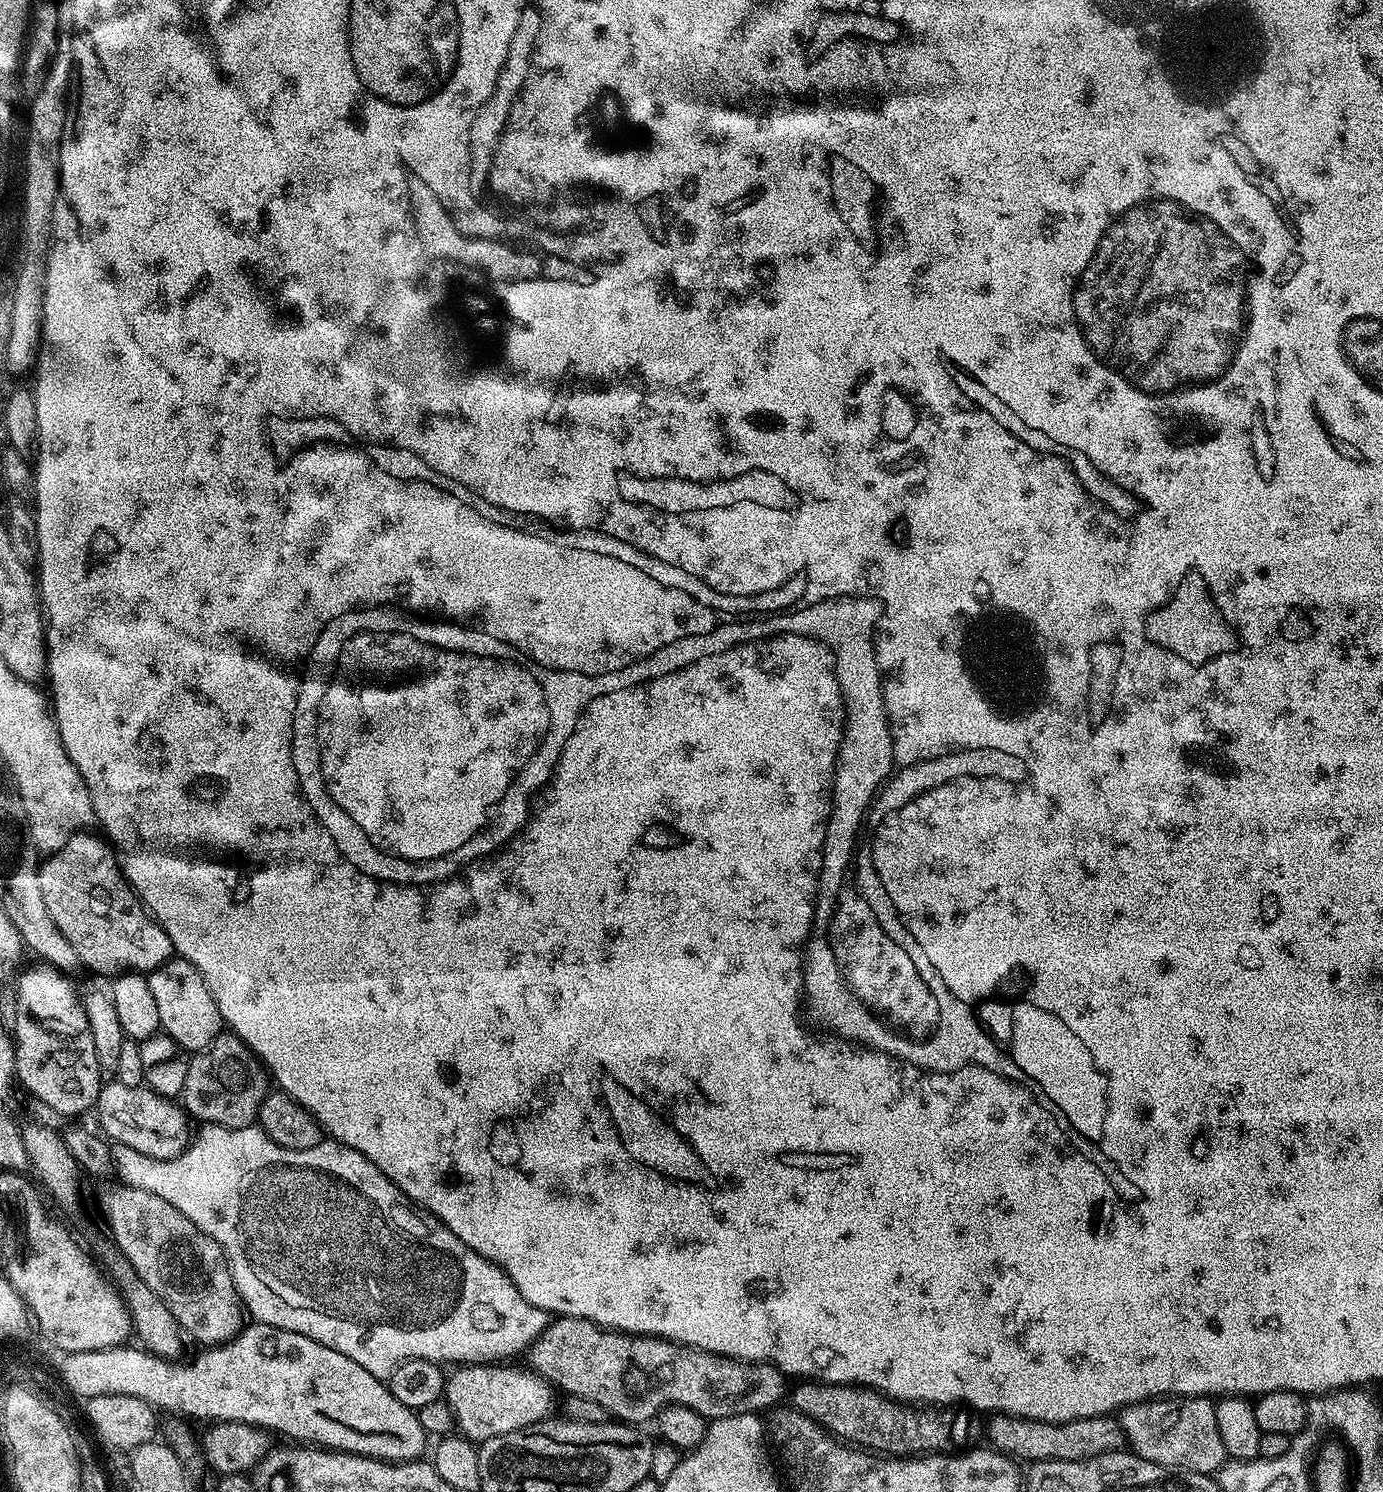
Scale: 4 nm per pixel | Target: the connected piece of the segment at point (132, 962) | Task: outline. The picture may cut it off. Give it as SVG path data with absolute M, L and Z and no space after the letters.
M81 830L69 838L62 850L51 853L40 865L38 883L42 886L42 899L46 901L46 910L50 910L50 918L54 918L58 930L69 940L70 946L74 946L81 965L100 976L115 978L129 970L147 969L148 951L159 950L161 937L152 936L148 929L149 913L129 886L112 845L103 835L92 834L91 831Z

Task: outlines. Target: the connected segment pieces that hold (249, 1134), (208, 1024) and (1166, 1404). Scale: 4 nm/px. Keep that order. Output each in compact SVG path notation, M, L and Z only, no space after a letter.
M204 1124L201 1129L197 1136L195 1133L191 1137L187 1150L181 1156L169 1160L138 1154L138 1150L125 1144L112 1144L110 1151L114 1172L124 1179L121 1181L127 1187L150 1190L150 1194L166 1198L166 1202L182 1210L182 1214L186 1214L186 1218L190 1218L190 1222L194 1222L198 1230L220 1244L232 1272L236 1292L253 1321L314 1338L314 1342L322 1342L322 1346L330 1346L330 1350L346 1354L346 1358L358 1362L358 1366L381 1378L391 1377L396 1367L405 1364L407 1360L434 1360L445 1365L452 1364L451 1366L504 1362L512 1358L508 1356L516 1356L519 1352L527 1353L544 1327L550 1323L549 1313L526 1302L526 1298L518 1294L518 1286L510 1282L508 1275L497 1264L490 1263L470 1250L470 1246L466 1246L466 1242L462 1242L462 1238L458 1238L458 1234L448 1229L439 1218L411 1203L407 1194L394 1181L386 1178L386 1174L382 1174L382 1170L378 1170L378 1166L374 1166L370 1158L358 1154L358 1150L331 1138L321 1140L318 1146L310 1146L310 1150L286 1150L258 1126L227 1128L217 1124Z
M171 959L158 965L156 969L153 967L147 973L148 985L154 994L154 1003L158 1005L162 1032L168 1035L180 1050L195 1054L210 1046L210 1042L214 1042L214 1038L220 1035L225 1027L225 1022L220 1017L218 1002L214 1002L214 994L210 994L210 986L206 986L202 974L198 974L198 970L189 960Z
M1165 1396L1127 1404L1118 1413L1127 1447L1144 1460L1177 1472L1203 1476L1219 1473L1226 1463L1222 1436L1218 1434L1216 1405L1209 1397L1177 1398Z

